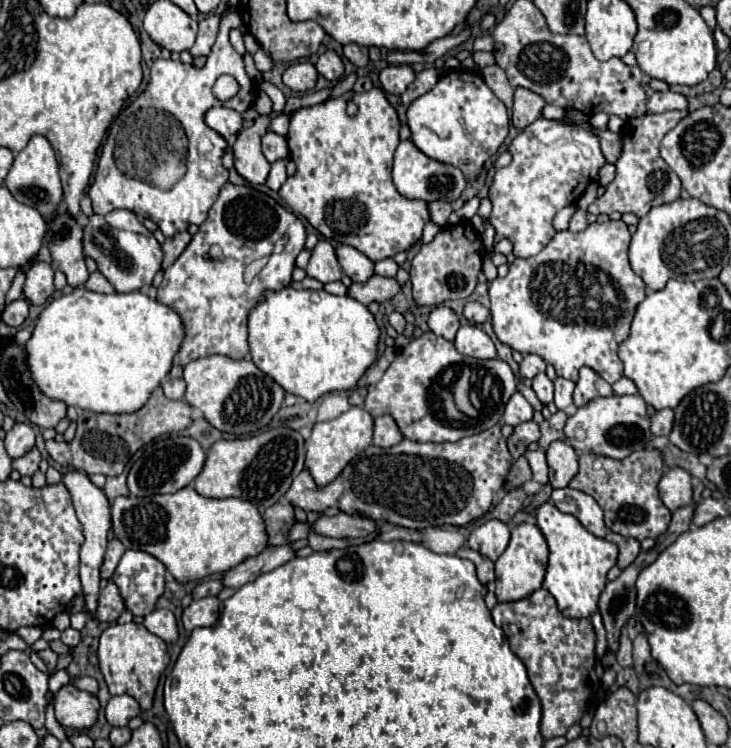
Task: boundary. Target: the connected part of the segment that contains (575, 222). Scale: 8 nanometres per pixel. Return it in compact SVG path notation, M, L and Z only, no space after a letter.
M590 182L590 194L584 194L582 198L580 198L580 202L578 202L578 208L576 208L576 212L574 212L574 216L572 216L572 220L570 220L570 232L582 232L586 226L588 226L588 222L586 222L586 214L588 214L588 206L590 206L590 202L594 200L594 196L596 196L596 190L598 190L598 182Z

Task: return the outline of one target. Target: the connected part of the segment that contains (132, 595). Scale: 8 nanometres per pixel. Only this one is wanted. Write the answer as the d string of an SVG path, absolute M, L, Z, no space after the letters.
M126 550L112 580L120 590L126 610L134 616L146 616L164 594L164 576L166 568L160 560L140 550Z

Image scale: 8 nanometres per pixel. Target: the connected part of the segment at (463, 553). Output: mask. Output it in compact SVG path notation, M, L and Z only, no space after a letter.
M460 548L460 550L456 552L456 556L460 556L460 558L466 558L466 560L472 560L472 562L474 562L476 572L478 572L478 580L480 580L483 585L487 585L495 581L496 576L494 562L490 560L490 558L482 556L482 554L478 554L478 552L470 550L470 548Z

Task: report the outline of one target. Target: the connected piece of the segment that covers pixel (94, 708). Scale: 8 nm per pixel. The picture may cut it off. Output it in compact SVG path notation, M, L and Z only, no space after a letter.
M74 684L62 686L54 698L56 720L64 728L74 728L74 730L90 728L96 722L98 708L100 708L98 698L78 690Z

